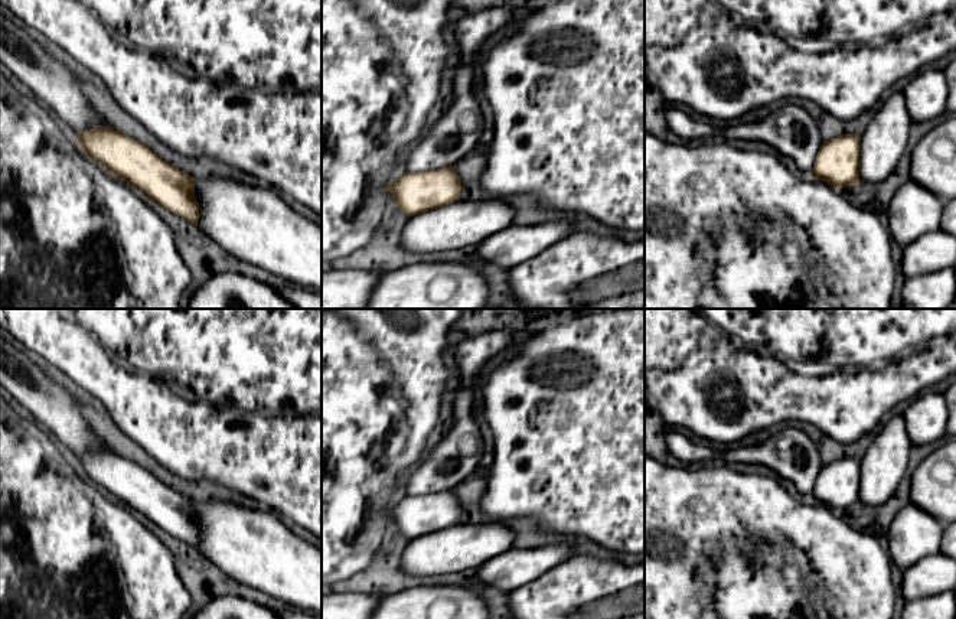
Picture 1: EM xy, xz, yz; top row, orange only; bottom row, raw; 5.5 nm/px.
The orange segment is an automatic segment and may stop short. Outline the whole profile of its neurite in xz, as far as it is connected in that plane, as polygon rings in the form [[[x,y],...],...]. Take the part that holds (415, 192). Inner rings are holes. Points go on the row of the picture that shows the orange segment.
[[[447,166],[425,172],[401,172],[399,179],[389,182],[384,193],[391,192],[398,209],[414,216],[460,201],[461,190],[460,177],[453,166]]]

